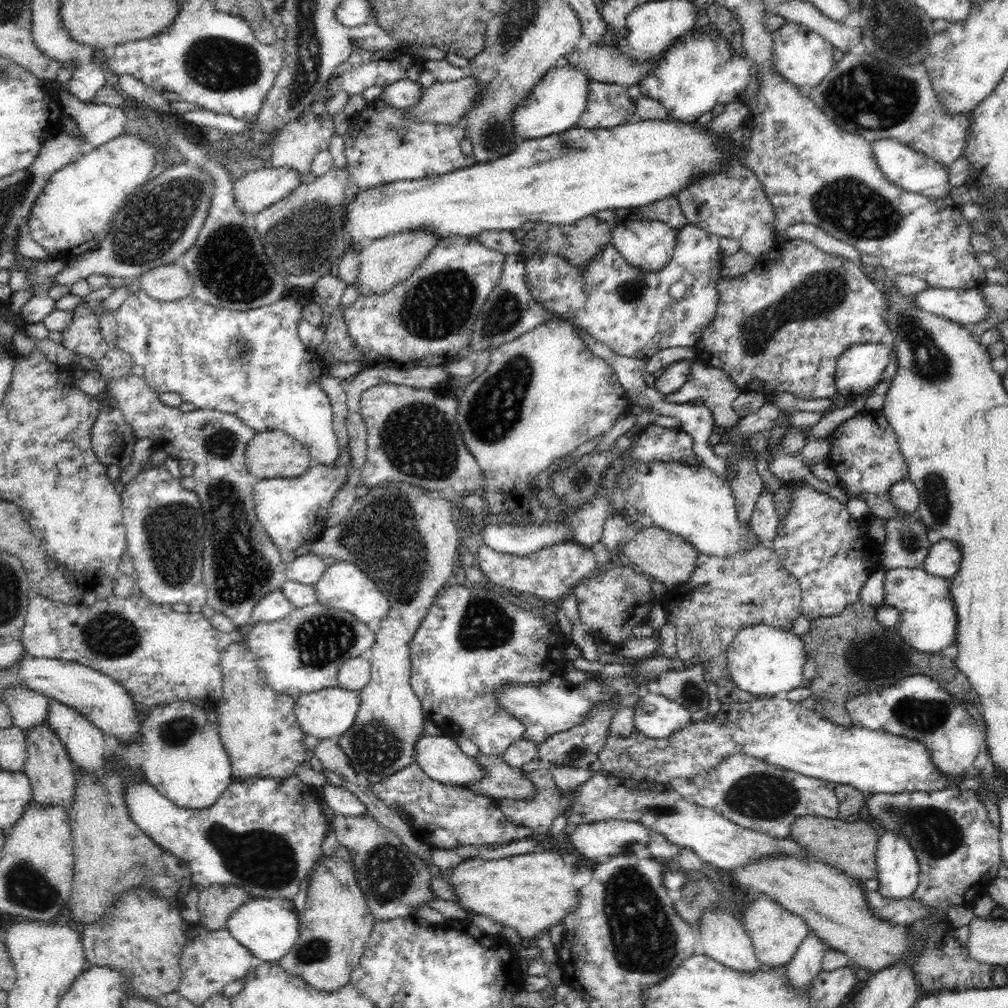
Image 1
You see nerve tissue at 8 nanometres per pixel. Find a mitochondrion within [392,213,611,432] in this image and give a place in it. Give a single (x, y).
(440, 305)

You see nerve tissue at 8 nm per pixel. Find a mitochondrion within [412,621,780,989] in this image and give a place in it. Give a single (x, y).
(642, 940)

